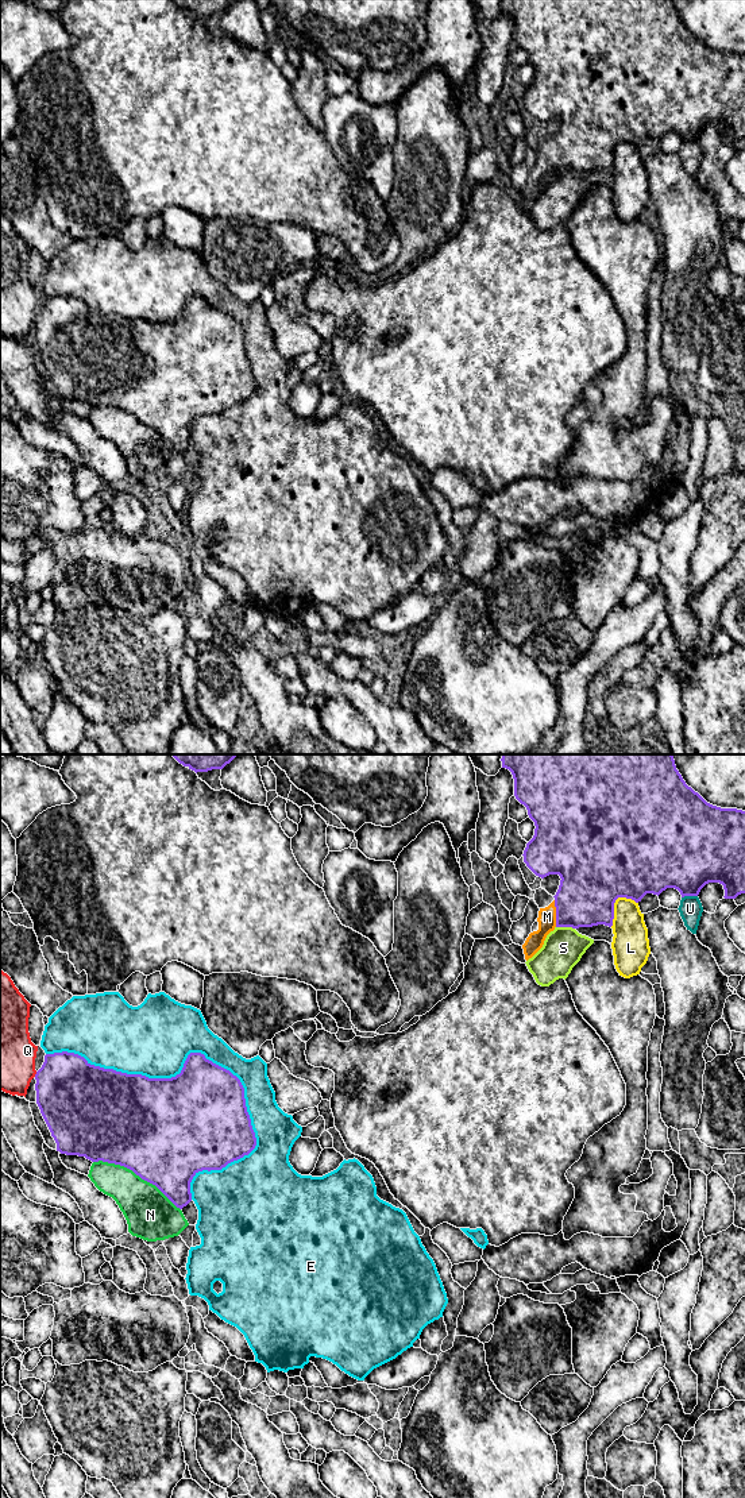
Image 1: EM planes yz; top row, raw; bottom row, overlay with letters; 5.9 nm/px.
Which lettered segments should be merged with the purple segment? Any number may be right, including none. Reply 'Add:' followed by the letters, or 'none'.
Add: M

